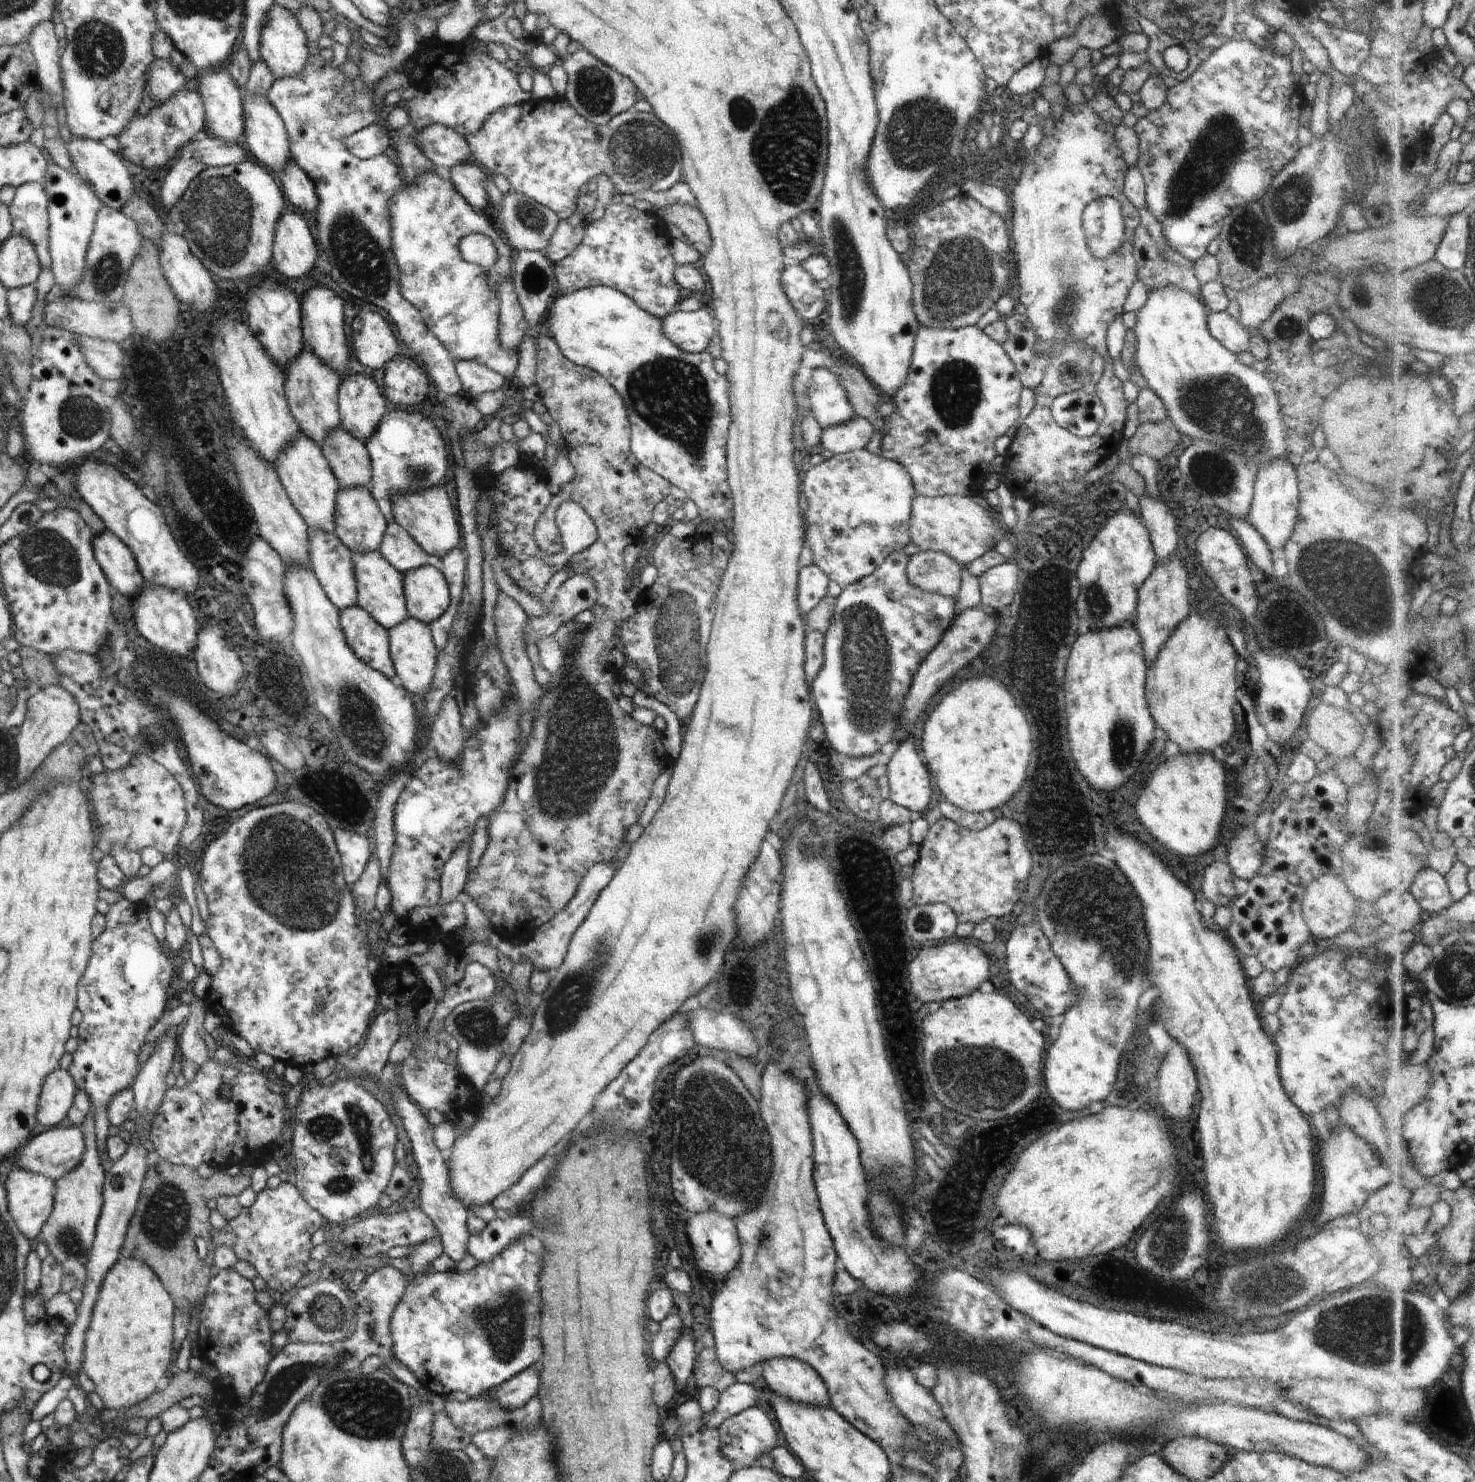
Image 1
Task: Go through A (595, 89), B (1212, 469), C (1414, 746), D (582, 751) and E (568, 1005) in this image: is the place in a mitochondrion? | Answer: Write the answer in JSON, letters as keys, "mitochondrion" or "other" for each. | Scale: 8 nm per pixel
{"A":"mitochondrion","B":"mitochondrion","C":"mitochondrion","D":"mitochondrion","E":"mitochondrion"}

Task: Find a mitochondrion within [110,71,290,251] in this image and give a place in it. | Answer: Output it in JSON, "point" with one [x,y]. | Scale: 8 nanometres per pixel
{"point":[145,136]}

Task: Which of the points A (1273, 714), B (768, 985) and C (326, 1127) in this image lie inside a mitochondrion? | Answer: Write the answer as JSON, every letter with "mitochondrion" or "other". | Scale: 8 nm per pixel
{"A":"mitochondrion","B":"other","C":"mitochondrion"}

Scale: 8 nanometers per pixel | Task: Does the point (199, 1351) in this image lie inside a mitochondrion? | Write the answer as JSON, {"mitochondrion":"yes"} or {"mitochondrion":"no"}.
{"mitochondrion":"no"}

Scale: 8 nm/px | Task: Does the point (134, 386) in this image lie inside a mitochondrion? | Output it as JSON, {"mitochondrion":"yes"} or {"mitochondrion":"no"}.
{"mitochondrion":"no"}

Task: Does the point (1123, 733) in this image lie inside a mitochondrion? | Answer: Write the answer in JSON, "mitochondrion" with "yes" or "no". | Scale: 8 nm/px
{"mitochondrion":"yes"}

